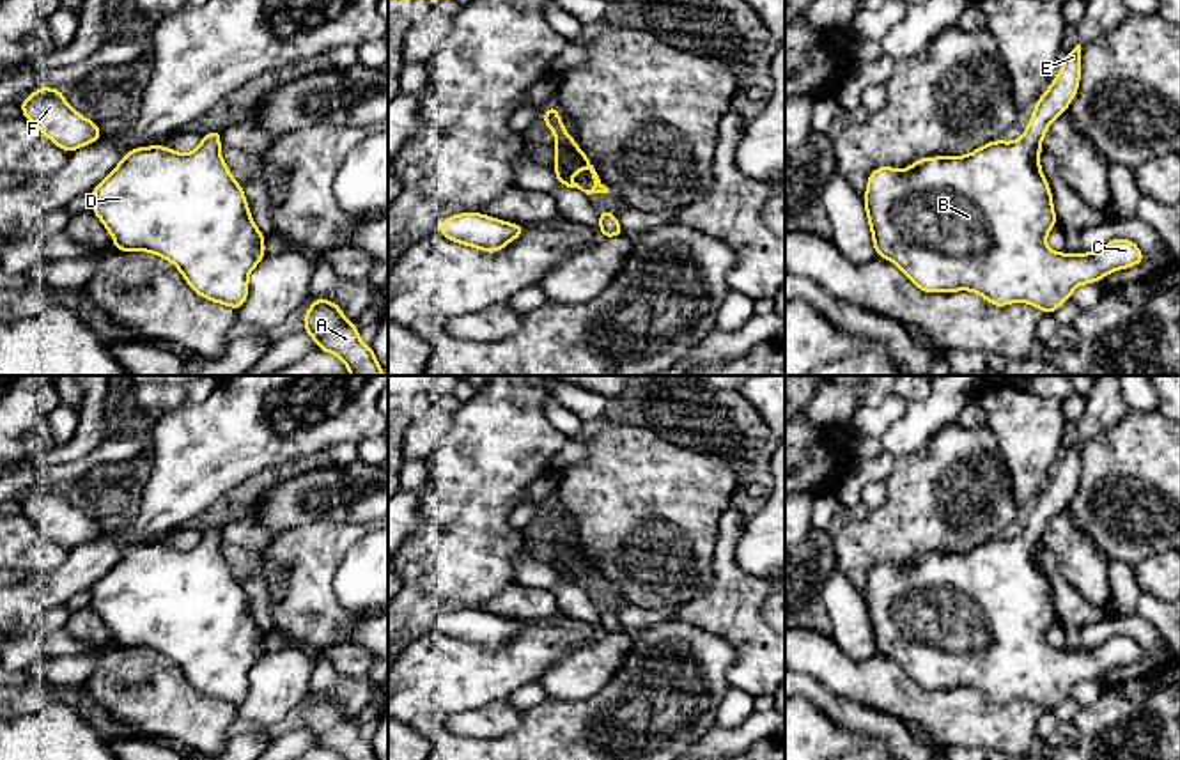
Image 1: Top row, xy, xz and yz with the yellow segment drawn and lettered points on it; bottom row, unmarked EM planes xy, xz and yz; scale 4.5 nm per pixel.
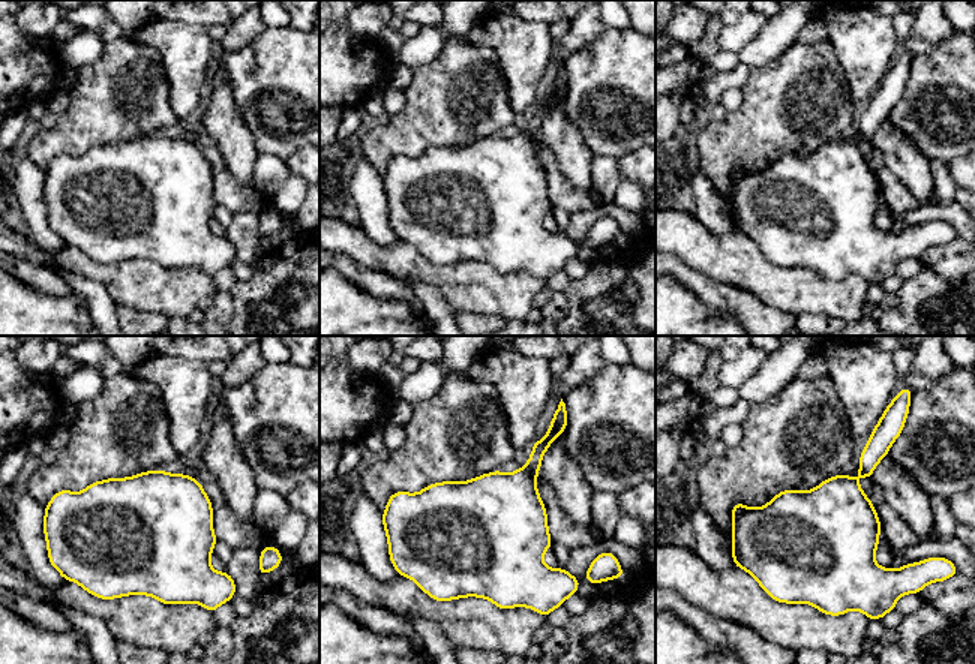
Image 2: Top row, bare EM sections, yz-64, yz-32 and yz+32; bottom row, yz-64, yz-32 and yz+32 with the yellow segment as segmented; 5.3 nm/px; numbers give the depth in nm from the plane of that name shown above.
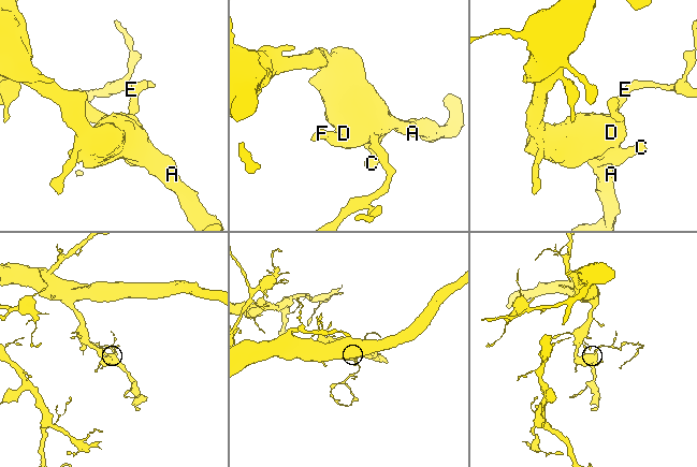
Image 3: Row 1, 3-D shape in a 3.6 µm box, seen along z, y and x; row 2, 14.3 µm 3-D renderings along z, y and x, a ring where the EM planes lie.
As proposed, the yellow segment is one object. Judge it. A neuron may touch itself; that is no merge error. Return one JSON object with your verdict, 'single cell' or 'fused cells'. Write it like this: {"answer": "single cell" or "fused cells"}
{"answer": "single cell"}

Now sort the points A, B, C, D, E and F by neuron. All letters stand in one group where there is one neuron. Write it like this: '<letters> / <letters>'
A B C D E F

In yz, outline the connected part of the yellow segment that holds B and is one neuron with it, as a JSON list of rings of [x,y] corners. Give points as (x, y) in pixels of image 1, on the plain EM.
[[[1081,441],[1067,450],[1019,537],[994,537],[966,553],[920,554],[902,567],[877,563],[863,595],[875,652],[897,661],[923,689],[971,687],[994,703],[1024,698],[1045,712],[1068,698],[1075,684],[1141,661],[1145,652],[1125,634],[1097,648],[1072,652],[1056,650],[1045,640],[1058,617],[1052,588],[1040,565],[1040,544],[1049,521],[1075,494],[1079,475]]]

